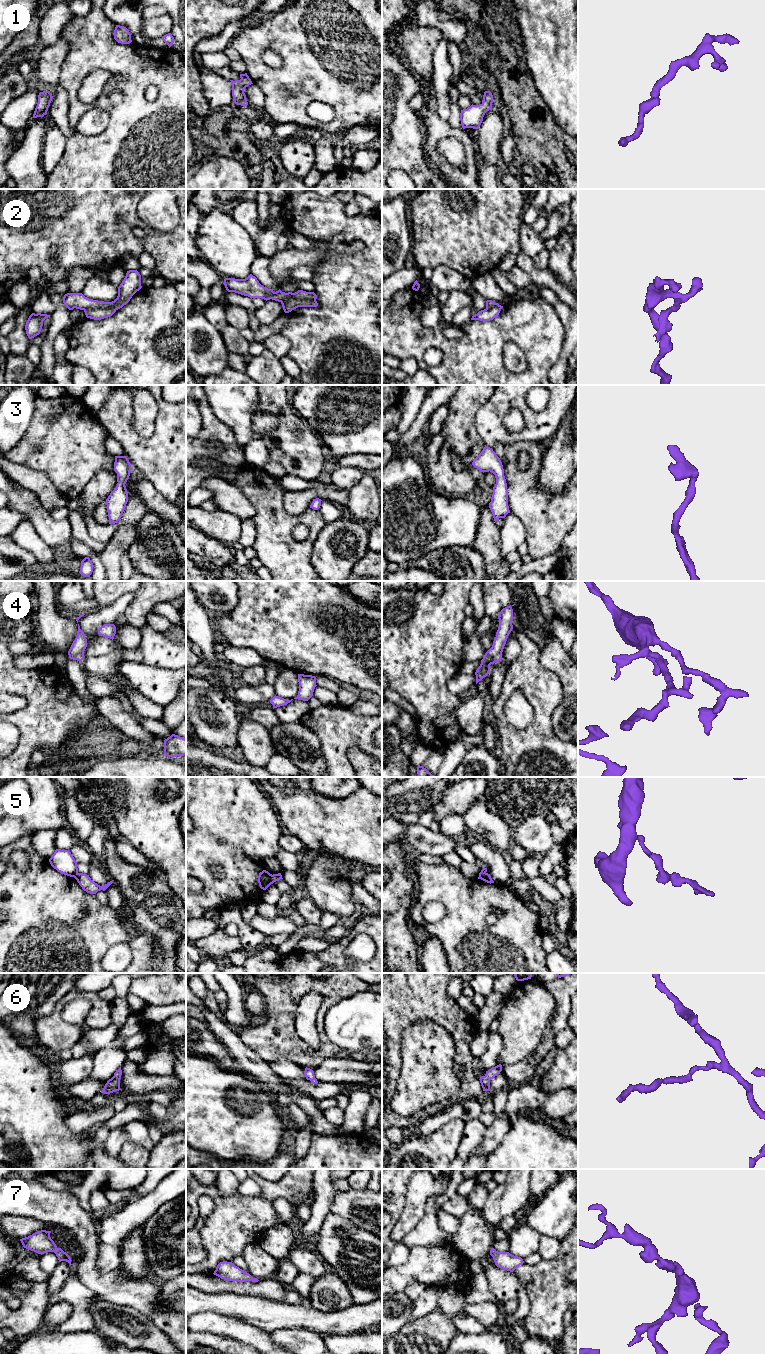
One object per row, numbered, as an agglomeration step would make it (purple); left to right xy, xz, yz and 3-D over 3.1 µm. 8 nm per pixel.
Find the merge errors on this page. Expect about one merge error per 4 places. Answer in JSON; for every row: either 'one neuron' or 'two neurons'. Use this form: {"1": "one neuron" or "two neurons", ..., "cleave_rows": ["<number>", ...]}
{"1": "one neuron", "2": "two neurons", "3": "one neuron", "4": "one neuron", "5": "two neurons", "6": "one neuron", "7": "one neuron", "cleave_rows": ["2", "5"]}

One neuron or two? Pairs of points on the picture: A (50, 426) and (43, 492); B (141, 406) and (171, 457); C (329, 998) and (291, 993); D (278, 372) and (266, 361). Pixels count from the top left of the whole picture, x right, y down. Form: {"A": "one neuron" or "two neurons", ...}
{"A": "two neurons", "B": "two neurons", "C": "one neuron", "D": "one neuron"}

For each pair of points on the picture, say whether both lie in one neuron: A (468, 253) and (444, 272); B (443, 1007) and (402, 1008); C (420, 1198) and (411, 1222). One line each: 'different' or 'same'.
A: different
B: same
C: same

